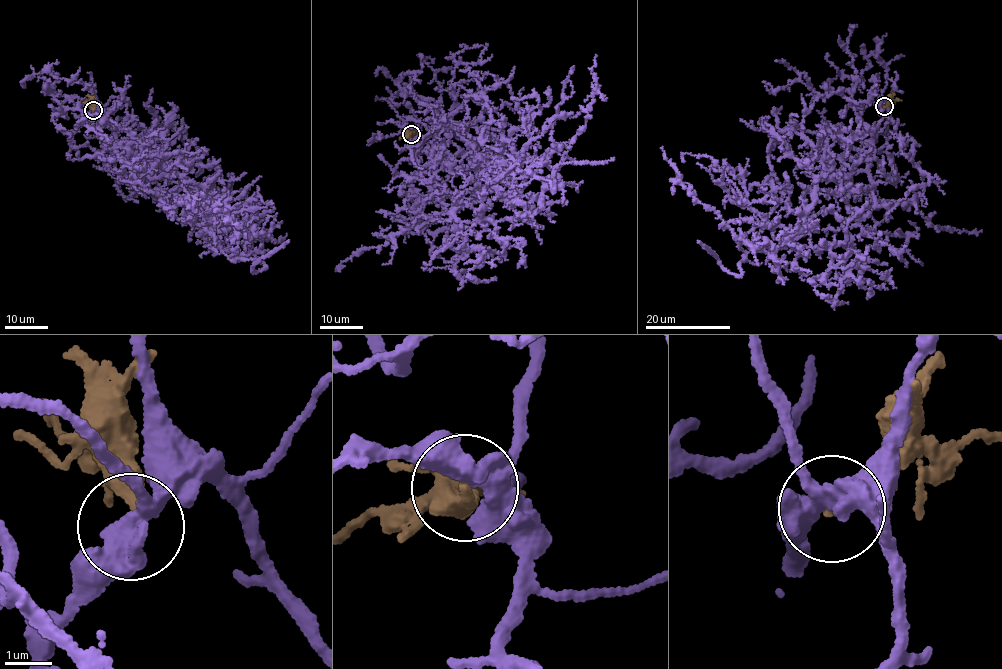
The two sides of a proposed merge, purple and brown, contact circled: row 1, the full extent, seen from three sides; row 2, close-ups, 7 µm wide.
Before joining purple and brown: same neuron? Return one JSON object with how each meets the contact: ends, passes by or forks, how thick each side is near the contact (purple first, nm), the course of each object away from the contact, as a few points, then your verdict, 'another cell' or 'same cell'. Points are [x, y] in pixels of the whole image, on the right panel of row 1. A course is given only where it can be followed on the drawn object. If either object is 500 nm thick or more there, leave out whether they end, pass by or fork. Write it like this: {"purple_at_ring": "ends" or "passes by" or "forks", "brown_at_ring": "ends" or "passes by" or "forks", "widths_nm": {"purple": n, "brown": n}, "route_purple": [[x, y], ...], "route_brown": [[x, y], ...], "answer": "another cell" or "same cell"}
{"purple_at_ring": "forks", "brown_at_ring": "ends", "widths_nm": {"purple": 340, "brown": 240}, "route_purple": [[884, 106], [889, 118], [866, 154], [822, 130], [792, 127], [770, 141], [781, 197], [739, 275], [698, 241]], "route_brown": [[884, 106], [901, 100]], "answer": "another cell"}

